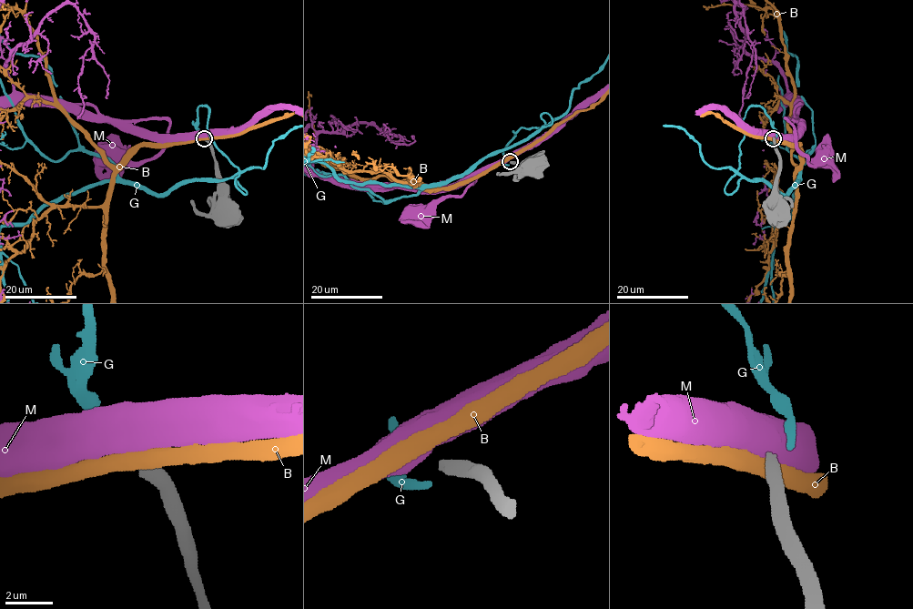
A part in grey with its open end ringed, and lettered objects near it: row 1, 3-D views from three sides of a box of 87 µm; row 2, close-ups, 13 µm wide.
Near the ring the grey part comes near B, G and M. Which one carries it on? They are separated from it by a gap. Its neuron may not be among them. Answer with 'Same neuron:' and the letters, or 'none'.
Same neuron: none

